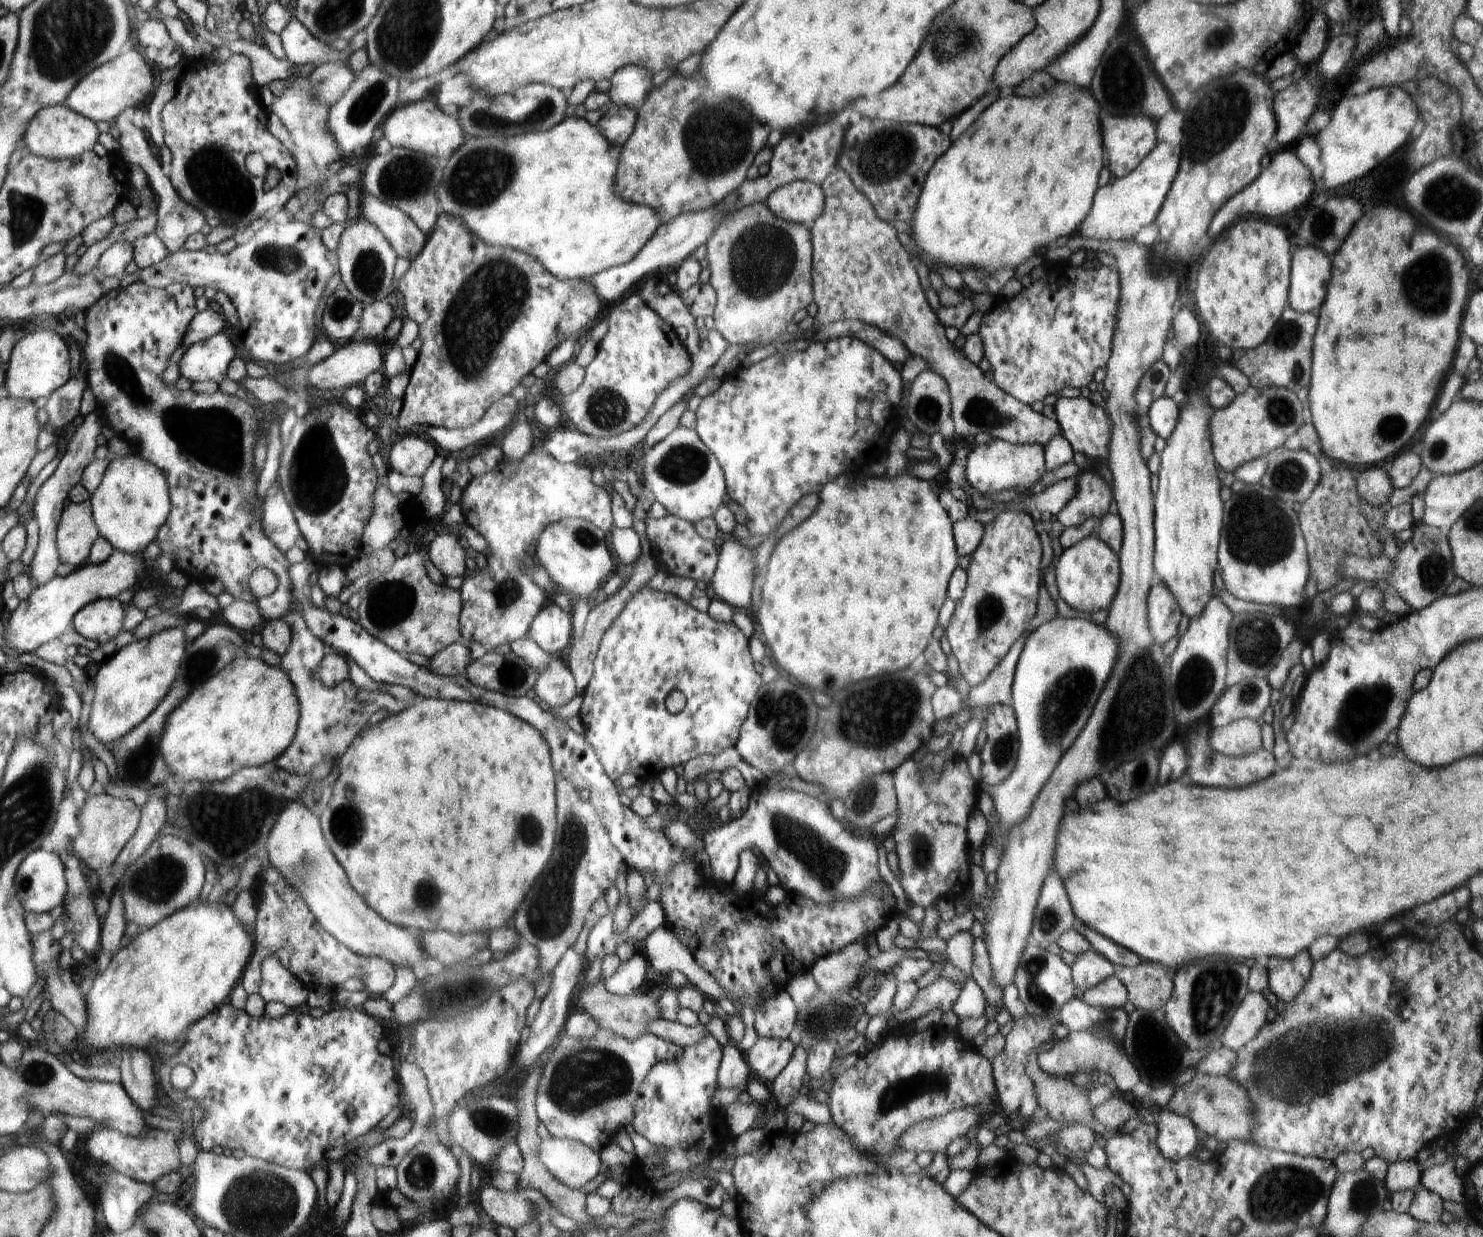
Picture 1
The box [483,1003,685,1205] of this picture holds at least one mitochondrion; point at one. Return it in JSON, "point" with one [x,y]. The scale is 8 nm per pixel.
{"point":[570,1090]}

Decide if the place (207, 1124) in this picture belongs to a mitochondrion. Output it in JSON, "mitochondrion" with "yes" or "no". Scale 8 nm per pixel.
{"mitochondrion":"no"}

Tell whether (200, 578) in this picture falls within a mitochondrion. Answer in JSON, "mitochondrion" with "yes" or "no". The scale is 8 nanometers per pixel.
{"mitochondrion":"no"}

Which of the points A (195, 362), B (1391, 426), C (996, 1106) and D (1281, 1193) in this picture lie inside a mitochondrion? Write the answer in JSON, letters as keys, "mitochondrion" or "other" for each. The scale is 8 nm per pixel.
{"A":"other","B":"mitochondrion","C":"other","D":"mitochondrion"}

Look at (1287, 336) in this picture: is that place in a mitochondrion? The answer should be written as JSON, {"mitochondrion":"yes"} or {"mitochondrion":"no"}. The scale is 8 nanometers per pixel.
{"mitochondrion":"yes"}

